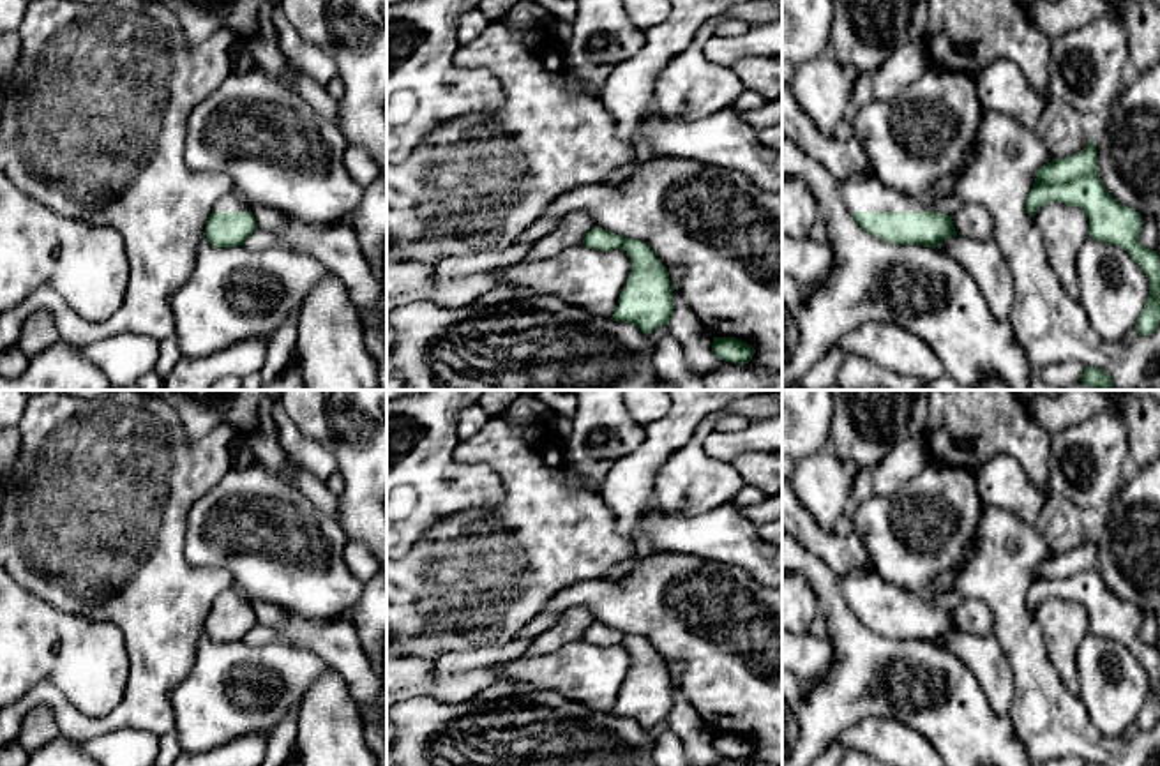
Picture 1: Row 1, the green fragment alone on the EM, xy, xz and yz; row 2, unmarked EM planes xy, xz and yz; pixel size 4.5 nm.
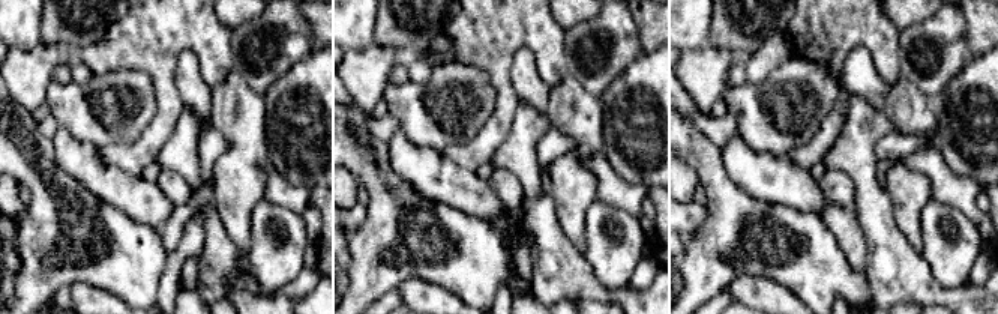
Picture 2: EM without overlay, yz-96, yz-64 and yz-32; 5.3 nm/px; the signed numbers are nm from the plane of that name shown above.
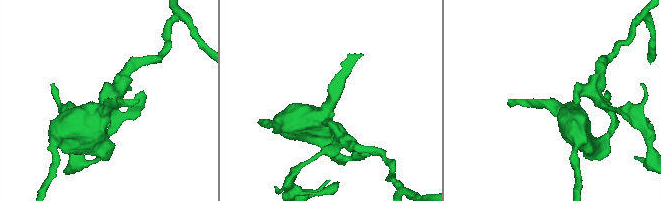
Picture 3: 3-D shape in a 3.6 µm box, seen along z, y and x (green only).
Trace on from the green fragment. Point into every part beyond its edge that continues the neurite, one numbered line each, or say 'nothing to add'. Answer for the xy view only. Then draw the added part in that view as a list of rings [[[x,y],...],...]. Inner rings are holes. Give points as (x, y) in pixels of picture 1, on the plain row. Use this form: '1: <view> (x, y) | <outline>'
1: xy (232, 597) | [[[231,586],[215,598],[214,607],[251,607],[251,600]]]

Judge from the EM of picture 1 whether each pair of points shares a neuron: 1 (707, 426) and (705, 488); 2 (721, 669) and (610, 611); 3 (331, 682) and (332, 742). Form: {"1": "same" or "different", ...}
{"1": "same", "2": "same", "3": "same"}

